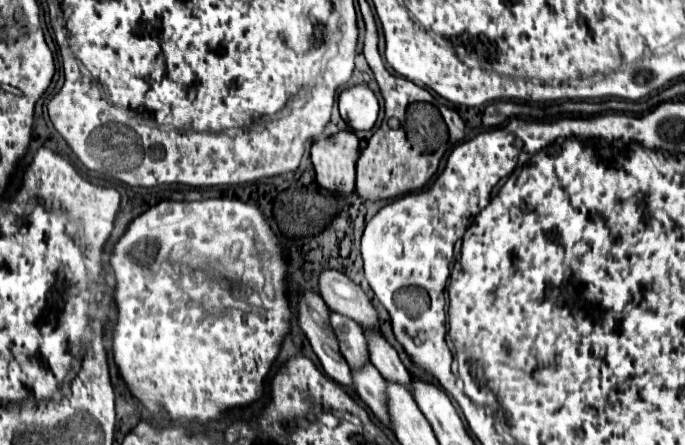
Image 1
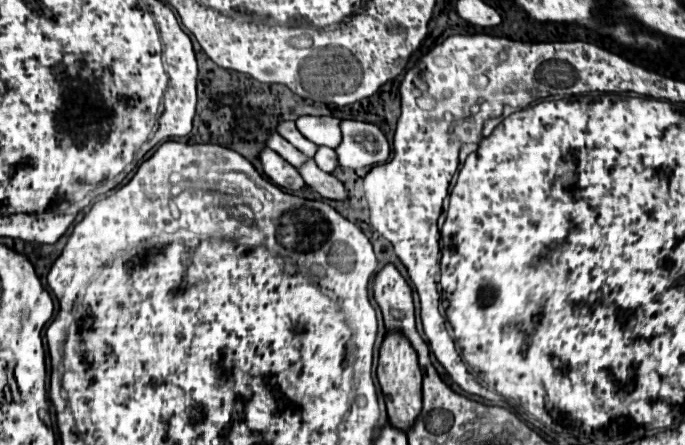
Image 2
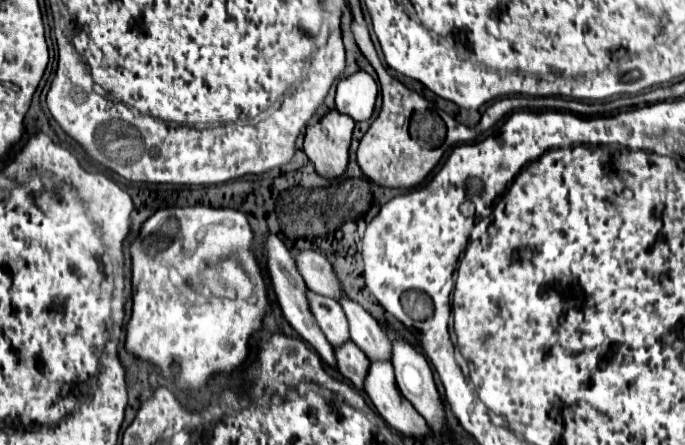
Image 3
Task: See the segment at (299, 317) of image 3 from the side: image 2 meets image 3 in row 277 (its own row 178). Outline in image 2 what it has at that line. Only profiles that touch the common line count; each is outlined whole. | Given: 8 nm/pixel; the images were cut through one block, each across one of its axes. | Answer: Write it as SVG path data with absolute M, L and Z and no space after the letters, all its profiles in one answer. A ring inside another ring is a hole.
M262 148L260 150L260 164L264 174L282 188L288 190L300 190L304 188L304 180L298 176L298 170L292 168L288 162L284 162L280 156L276 156L276 152L272 152L270 148Z

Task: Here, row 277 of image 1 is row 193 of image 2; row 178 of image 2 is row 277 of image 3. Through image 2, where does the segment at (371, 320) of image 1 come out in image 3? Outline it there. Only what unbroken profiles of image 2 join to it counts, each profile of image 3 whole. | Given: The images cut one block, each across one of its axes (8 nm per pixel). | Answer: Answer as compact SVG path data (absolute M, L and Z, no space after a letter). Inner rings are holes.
M302 250L302 252L292 252L292 256L296 260L300 274L306 280L306 286L312 292L334 298L334 300L340 298L340 292L344 292L344 288L332 264L322 254L312 252L312 250Z

